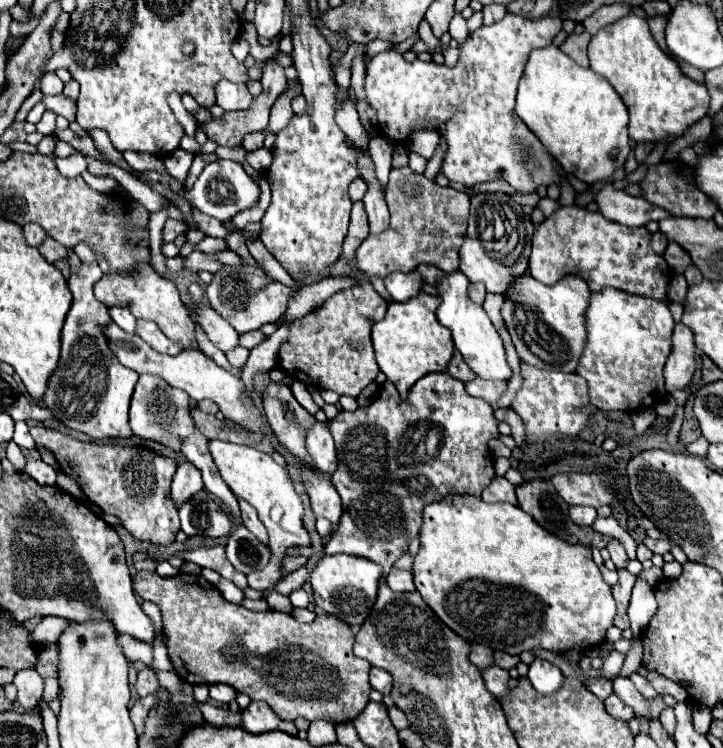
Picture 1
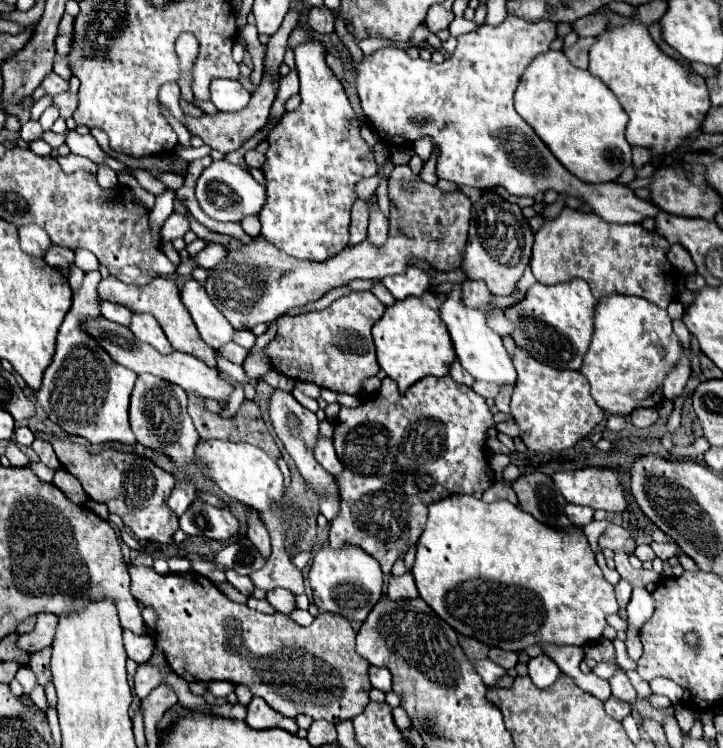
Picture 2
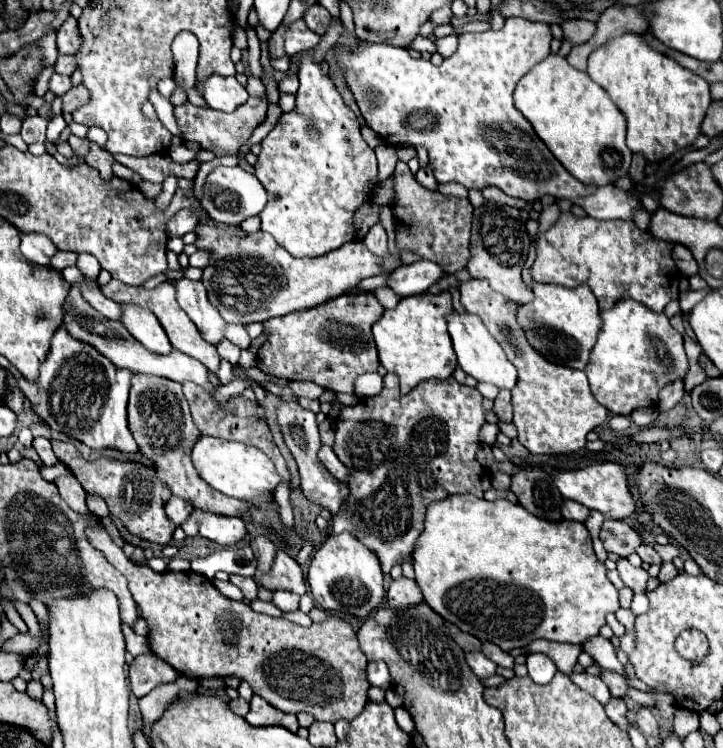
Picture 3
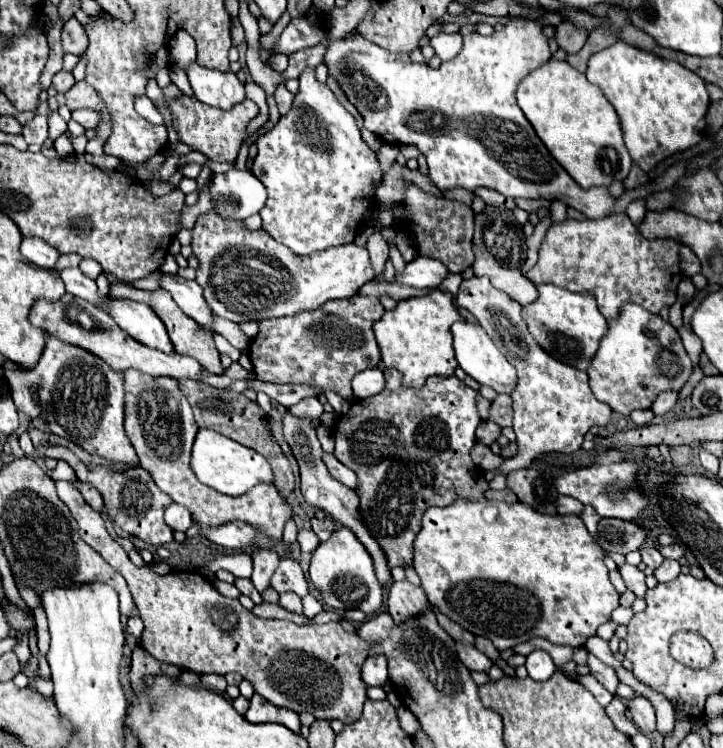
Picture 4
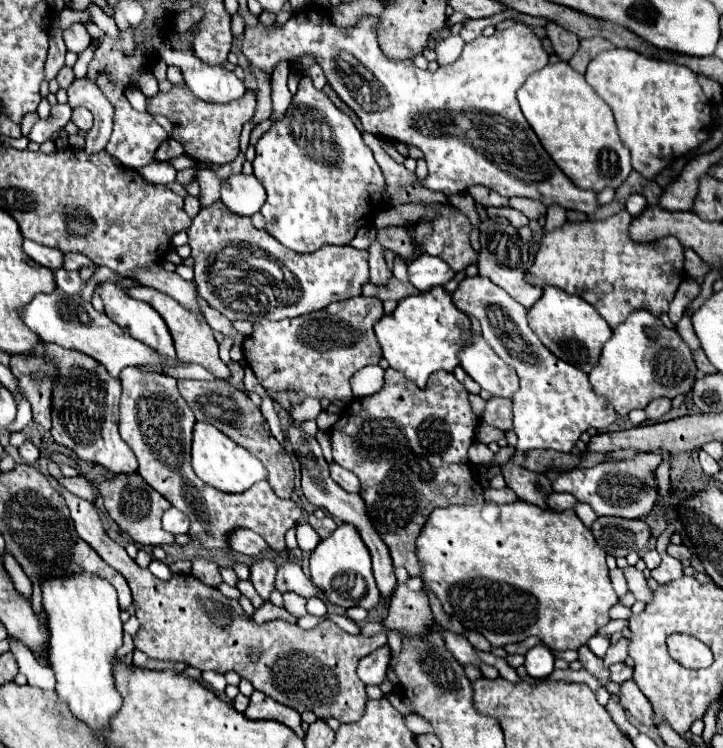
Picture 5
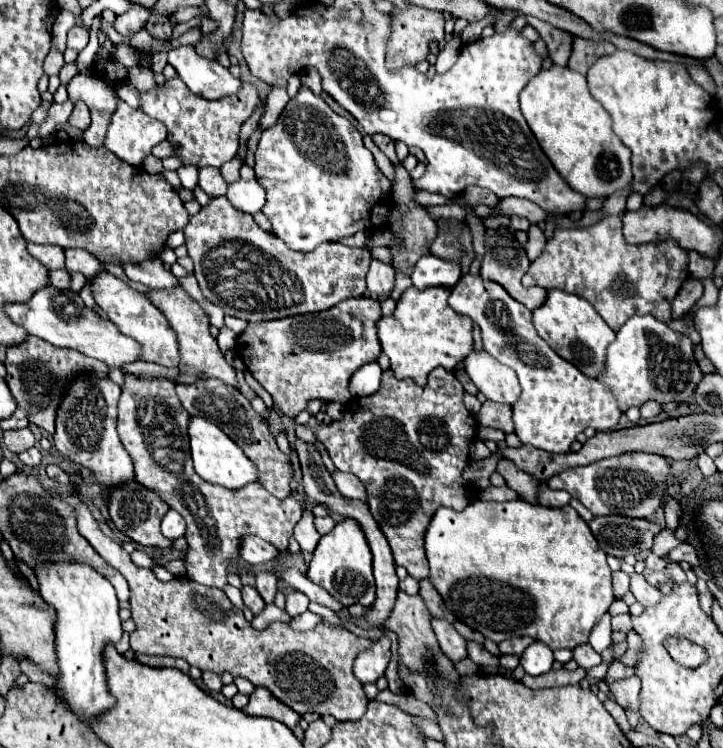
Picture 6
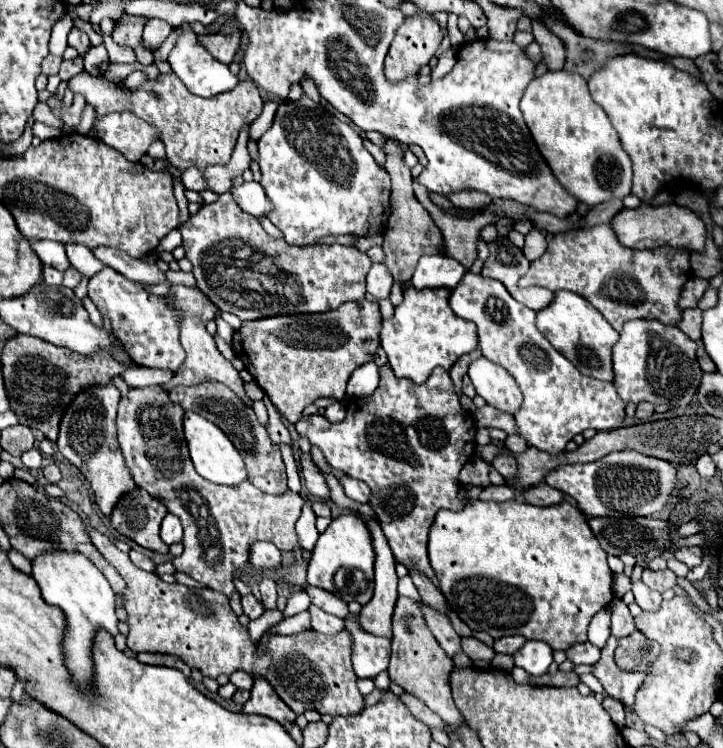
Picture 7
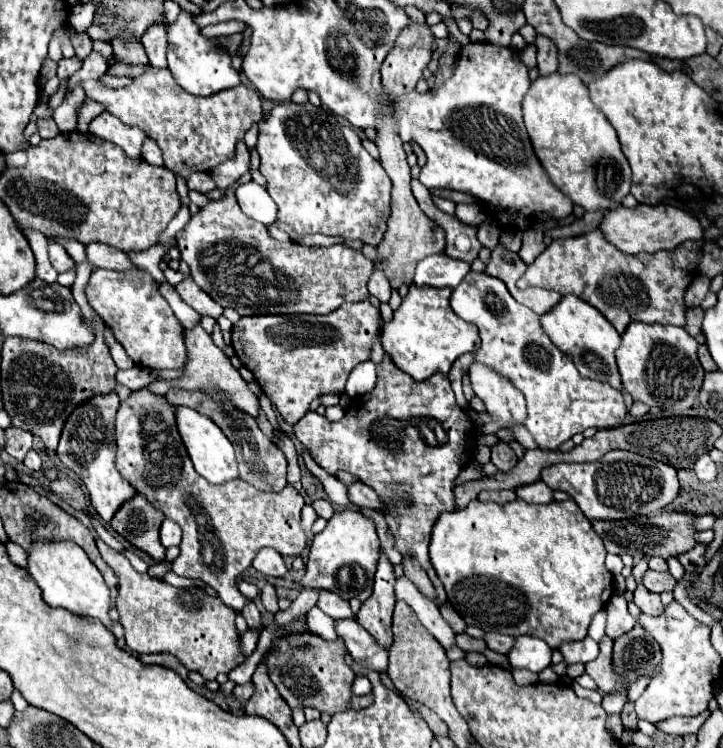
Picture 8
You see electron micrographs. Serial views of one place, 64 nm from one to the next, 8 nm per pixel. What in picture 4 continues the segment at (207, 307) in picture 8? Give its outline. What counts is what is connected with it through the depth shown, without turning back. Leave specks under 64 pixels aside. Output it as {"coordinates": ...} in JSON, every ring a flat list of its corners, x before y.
{"coordinates":[[114,282,114,284,110,284,108,296,112,296,112,298,128,298,128,300,136,300,136,302,148,304,148,306,158,314,158,318,164,322,164,326,166,326,166,330,168,330,168,334,170,334,170,340,172,340,172,344,174,344,174,350,176,350,178,354,192,356,194,360,198,360,198,362,200,362,208,372,212,372,212,374,222,374,220,354,218,354,218,350,216,350,216,346,214,346,212,336,210,336,204,328,200,328,196,322,192,322,192,318,188,318,188,316,176,306,176,302,172,300,172,296,168,296,168,290,158,288,158,290,148,292,148,290,138,290,138,288,134,288,134,286,130,286,130,284,124,284,124,282]]}

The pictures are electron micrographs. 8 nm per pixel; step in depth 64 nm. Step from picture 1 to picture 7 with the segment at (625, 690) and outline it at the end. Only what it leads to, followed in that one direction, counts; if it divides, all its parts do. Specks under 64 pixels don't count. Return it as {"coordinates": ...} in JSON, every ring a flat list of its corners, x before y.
{"coordinates":[[590,642,576,644,576,646,568,648,566,654,574,664,596,664,600,660,600,650,596,646,592,646]]}

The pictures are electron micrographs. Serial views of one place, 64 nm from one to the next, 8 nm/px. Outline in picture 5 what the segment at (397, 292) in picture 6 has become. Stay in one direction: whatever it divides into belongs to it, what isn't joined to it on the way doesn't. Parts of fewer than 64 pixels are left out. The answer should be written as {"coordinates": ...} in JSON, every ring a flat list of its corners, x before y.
{"coordinates":[[396,255,394,259,393,276,400,282,408,282,407,265,398,255]]}

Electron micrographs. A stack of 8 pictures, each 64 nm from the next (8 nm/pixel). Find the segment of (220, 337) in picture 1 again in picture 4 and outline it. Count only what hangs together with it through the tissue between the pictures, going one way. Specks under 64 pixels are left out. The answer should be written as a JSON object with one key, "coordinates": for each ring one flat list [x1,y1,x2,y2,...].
{"coordinates":[[164,274,162,280,160,280,160,286,172,294,172,298,178,302,178,306,182,308,182,312,186,316,196,320,212,336,216,334,214,328,212,328,216,316,214,316,212,308,208,308,204,294,202,294,202,286,196,280,190,282,190,280,184,280,178,274]]}

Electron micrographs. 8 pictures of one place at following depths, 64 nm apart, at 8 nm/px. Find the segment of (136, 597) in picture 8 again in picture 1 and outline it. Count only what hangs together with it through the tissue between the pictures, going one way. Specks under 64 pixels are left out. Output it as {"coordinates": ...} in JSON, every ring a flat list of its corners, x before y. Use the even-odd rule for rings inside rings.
{"coordinates":[[60,474,60,478,58,478,58,488,66,490,68,494,72,494,72,496,76,496,76,498,84,498,80,486,78,486,70,476,66,476,66,474],[138,572,134,578,134,590,142,600,150,600,160,606,172,666,180,680,186,680,188,684,228,684,236,692,248,694,250,700,266,702,282,720,290,722,306,718,310,722,328,720,332,724,342,724,354,720,368,704,368,694,372,690,368,682,370,664,354,656,354,634,350,626,336,616,322,614,312,624,300,624,286,612,252,612,240,604,224,600,218,588,206,582,200,574,162,578,156,572]]}

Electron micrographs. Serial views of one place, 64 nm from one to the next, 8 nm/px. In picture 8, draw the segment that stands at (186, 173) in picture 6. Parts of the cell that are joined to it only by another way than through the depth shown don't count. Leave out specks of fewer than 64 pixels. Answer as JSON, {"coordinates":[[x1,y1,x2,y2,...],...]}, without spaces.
{"coordinates":[[192,172,192,174,186,178,186,184,188,184,190,190,202,192,202,194,206,194,206,192,210,192,210,190,216,188,216,186,214,186,214,180,210,178,208,172]]}

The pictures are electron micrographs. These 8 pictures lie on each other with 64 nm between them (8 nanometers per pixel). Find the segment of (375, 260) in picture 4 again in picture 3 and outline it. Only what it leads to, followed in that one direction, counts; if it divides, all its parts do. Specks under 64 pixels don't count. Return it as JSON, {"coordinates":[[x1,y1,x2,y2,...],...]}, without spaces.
{"coordinates":[[376,222,370,230,368,230,368,234,366,234,366,238,364,238,364,244,374,252,374,254,378,254,378,256,384,256,386,252,388,252,388,234,386,234,386,230,384,230,384,226,382,226,382,222]]}

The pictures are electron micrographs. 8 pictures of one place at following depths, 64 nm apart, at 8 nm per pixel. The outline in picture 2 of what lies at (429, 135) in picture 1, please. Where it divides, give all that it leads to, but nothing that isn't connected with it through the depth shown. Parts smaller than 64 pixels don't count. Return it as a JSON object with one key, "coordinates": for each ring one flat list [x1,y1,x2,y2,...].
{"coordinates":[[424,136,424,138,416,140,416,142,412,144,412,148,414,148,414,152,416,152,424,162,426,162,426,160,430,158,432,150,434,150,434,144,432,144,432,140,430,140,428,136]]}

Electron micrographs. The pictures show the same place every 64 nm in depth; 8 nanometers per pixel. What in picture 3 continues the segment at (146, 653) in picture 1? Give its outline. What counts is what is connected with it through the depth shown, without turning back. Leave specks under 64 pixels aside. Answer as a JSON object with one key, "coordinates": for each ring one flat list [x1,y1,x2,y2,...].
{"coordinates":[[126,624,121,626,124,638,126,638,126,650,136,658,138,654,146,654,150,652,150,644,148,644,148,638,146,636,138,636,134,634,134,630]]}

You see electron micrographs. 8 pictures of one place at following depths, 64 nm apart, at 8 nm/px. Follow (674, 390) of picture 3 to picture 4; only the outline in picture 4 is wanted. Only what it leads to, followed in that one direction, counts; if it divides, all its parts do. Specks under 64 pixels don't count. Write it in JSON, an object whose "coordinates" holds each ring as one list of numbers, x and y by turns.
{"coordinates":[[664,392,664,394,660,394,660,396,654,400,652,412,654,412,656,416,662,416,662,414,670,412,676,402,678,402,678,392]]}

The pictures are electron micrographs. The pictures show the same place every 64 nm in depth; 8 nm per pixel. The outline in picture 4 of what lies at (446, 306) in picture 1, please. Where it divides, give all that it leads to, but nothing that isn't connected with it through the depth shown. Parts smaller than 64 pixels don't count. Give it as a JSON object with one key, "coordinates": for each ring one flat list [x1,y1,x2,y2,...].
{"coordinates":[[470,322,454,324,452,334,454,334,454,350,456,350,458,366,468,376,478,380,480,384,492,386,496,392,510,394,514,390,514,386,516,386,516,368,504,358,504,354,500,354,500,350,496,350,496,344,492,342,492,338,488,338,488,334,484,334,484,328,480,324,470,324]]}

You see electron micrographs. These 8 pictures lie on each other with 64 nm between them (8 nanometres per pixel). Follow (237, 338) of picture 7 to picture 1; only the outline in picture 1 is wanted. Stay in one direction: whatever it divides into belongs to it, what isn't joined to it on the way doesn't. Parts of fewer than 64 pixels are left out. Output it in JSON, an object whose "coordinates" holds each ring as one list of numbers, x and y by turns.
{"coordinates":[[354,272,354,280,358,284,336,292,318,310,294,320,288,342,284,342,278,350,280,366,292,378,320,390,330,388,340,396,352,398,356,398,370,382,374,382,376,374,380,372,374,360,370,328,374,322,384,318,388,306,388,302,372,288,366,274]]}

